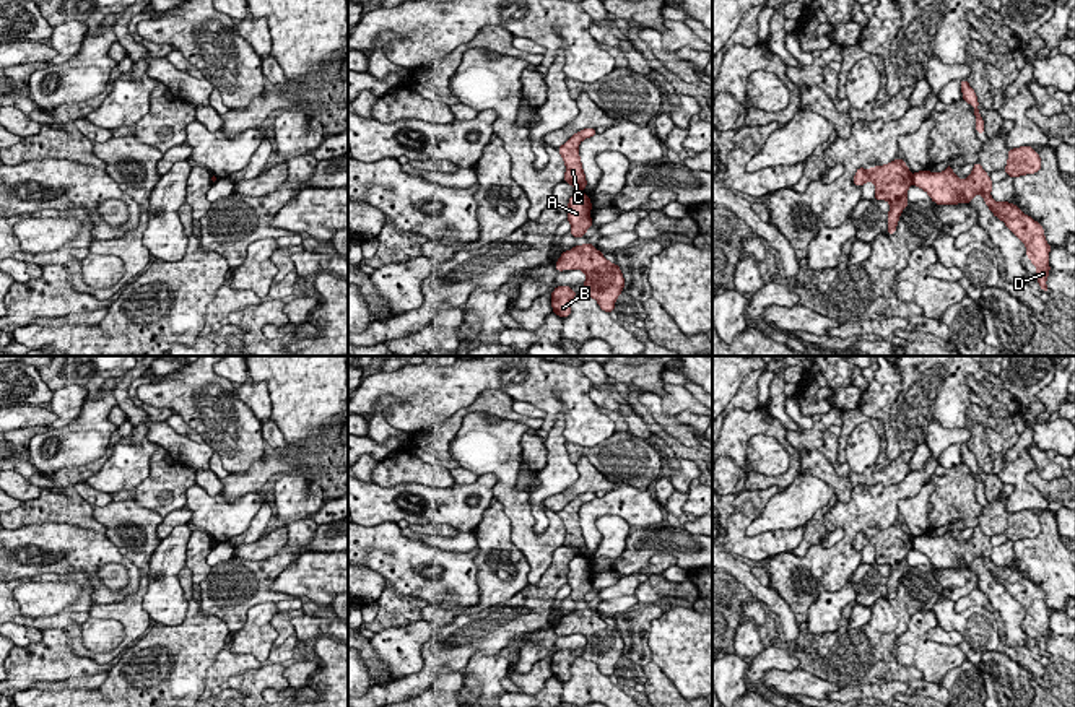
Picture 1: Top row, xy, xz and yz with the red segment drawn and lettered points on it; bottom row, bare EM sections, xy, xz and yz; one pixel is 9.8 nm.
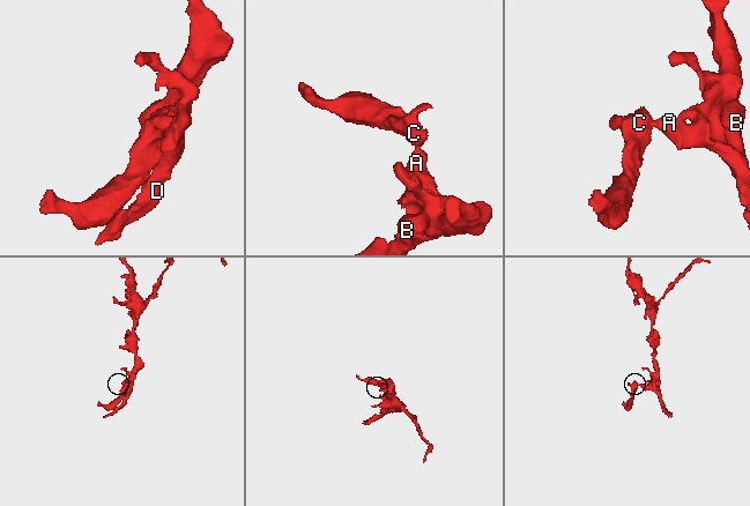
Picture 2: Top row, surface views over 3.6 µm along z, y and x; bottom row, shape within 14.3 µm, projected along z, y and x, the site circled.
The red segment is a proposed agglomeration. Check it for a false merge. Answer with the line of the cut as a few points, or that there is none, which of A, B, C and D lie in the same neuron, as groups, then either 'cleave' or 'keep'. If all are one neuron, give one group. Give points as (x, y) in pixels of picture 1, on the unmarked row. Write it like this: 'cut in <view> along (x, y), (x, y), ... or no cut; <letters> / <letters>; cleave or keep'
cut in xz along (578, 553), (581, 556); A B D / C; cleave

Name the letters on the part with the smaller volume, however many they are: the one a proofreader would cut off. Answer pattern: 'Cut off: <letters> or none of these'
Cut off: C

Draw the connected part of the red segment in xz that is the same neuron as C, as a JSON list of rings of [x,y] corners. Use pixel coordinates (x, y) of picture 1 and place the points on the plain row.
[[[584,492],[558,512],[566,528],[564,546],[571,548],[579,556],[582,556],[587,549],[579,522],[579,507],[589,501],[594,501],[595,497],[597,496],[594,492]]]

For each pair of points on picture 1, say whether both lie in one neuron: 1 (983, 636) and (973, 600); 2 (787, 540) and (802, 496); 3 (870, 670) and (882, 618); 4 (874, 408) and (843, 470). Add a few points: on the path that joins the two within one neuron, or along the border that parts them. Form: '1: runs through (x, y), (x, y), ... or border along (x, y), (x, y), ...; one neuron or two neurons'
1: border along (953, 602), (957, 611), (987, 607); two neurons
2: border along (802, 525), (765, 530), (753, 537); two neurons
3: runs through (870, 657), (870, 647), (882, 631); one neuron
4: border along (859, 407), (882, 425), (887, 441); two neurons

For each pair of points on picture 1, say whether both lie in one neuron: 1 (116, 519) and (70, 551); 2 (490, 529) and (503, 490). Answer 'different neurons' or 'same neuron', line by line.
1: different neurons
2: different neurons

